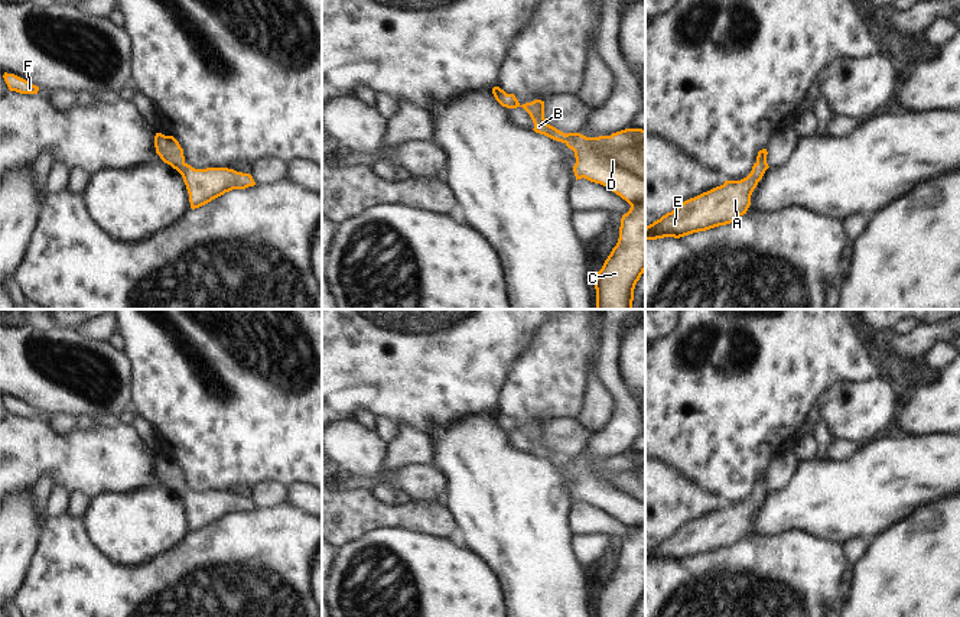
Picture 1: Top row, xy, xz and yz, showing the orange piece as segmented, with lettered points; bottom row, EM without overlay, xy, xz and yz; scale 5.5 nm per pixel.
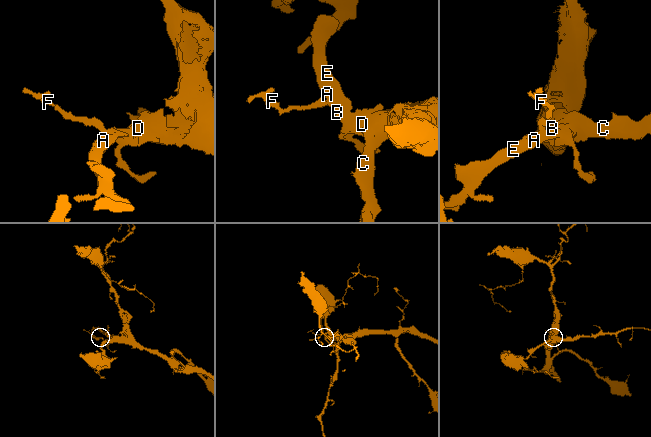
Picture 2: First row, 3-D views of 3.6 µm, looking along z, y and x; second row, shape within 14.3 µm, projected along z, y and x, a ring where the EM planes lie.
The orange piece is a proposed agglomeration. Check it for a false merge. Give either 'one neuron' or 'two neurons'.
one neuron

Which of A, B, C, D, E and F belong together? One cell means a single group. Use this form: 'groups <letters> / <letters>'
groups A B C D E F

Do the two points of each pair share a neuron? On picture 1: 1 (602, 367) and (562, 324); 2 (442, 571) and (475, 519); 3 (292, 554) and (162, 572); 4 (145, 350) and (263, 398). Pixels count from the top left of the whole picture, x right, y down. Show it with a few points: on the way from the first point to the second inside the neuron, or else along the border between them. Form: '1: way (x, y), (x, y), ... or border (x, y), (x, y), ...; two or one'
1: border (604, 324), (599, 333), (596, 356); two
2: border (467, 545), (492, 567); two
3: way (260, 561), (217, 561), (194, 567); one
4: way (173, 367), (208, 402), (225, 409), (234, 402); one

